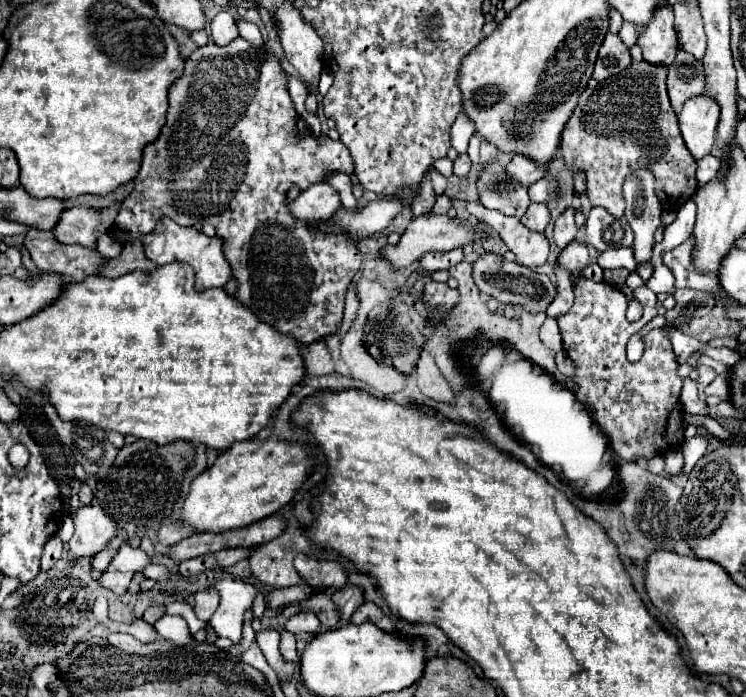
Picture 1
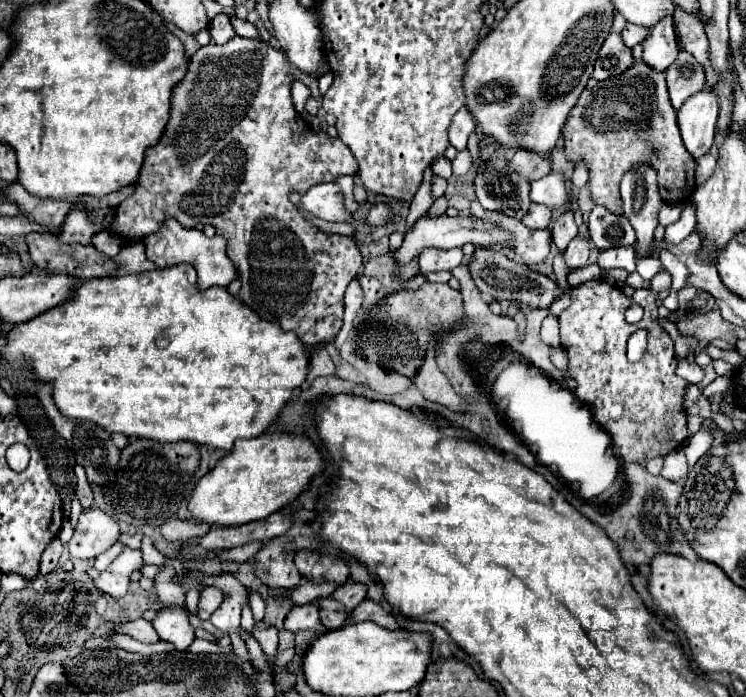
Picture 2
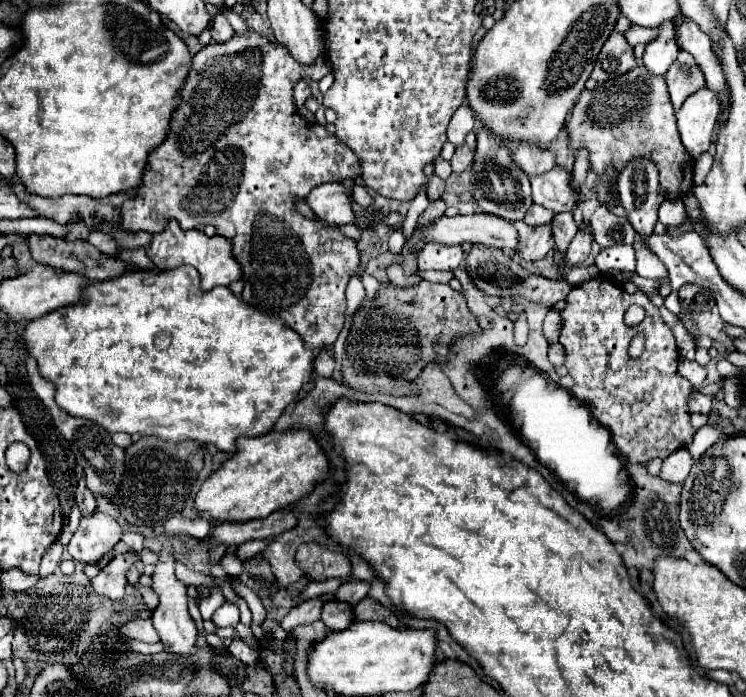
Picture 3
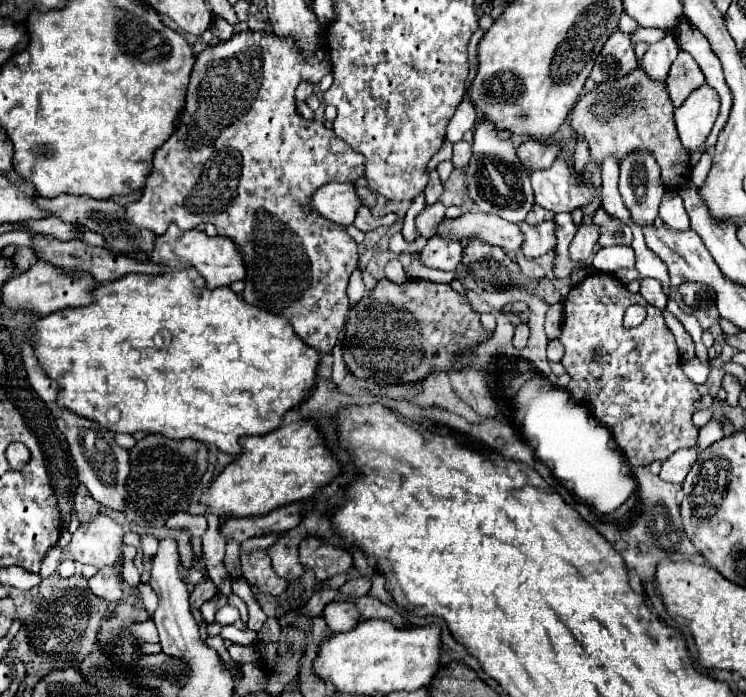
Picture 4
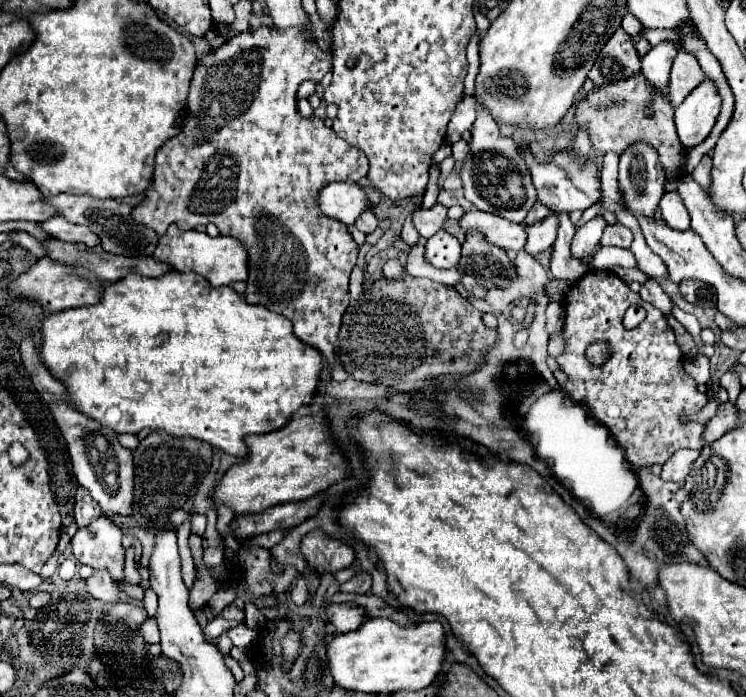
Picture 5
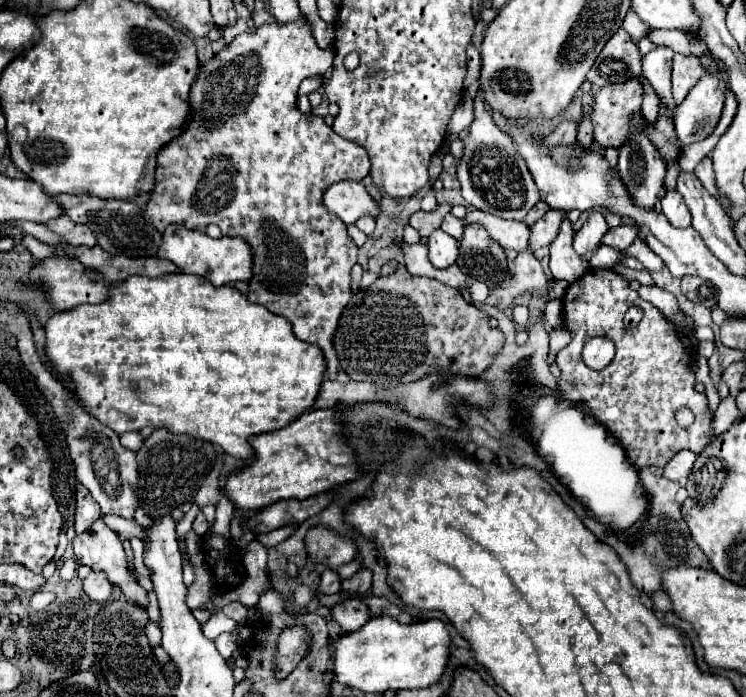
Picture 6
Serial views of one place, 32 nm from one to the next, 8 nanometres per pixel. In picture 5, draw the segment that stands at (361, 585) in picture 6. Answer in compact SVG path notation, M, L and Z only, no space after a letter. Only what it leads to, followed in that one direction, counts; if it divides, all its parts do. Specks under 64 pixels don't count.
M358 572L354 574L348 582L344 582L340 586L342 592L350 592L350 594L366 594L372 586L372 576L368 572Z

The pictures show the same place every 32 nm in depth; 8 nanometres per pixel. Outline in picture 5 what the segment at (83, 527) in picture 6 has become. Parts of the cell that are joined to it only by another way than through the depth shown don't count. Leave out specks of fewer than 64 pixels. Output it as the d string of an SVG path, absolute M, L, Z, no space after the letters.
M79 485L78 492L76 492L76 506L74 506L74 518L76 518L78 530L80 530L80 528L86 528L86 526L88 526L90 522L94 522L98 516L102 516L100 506L92 500L90 492Z

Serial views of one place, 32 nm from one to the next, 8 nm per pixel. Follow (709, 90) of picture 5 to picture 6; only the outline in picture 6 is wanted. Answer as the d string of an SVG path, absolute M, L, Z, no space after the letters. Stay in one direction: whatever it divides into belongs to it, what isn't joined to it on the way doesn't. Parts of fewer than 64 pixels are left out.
M706 72L688 92L684 102L676 106L674 126L682 144L700 142L710 136L722 116L724 92L728 86L728 78L718 78Z

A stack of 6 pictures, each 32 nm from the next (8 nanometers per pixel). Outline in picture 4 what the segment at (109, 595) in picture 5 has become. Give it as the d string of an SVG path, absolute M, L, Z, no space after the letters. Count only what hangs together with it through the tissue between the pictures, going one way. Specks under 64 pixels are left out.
M102 568L88 580L88 588L94 596L102 600L118 602L124 594L124 580L122 576L116 576L112 568Z

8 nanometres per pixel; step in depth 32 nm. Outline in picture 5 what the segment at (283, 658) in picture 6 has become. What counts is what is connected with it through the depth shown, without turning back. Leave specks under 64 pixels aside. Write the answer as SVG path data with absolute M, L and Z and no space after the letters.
M288 632L288 634L282 638L282 666L284 666L286 672L288 672L288 670L292 668L292 664L296 662L300 648L302 648L302 640L300 640L300 634L298 634L298 632Z

